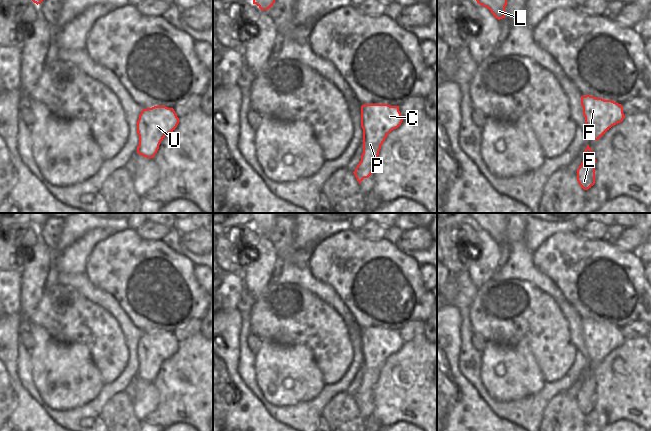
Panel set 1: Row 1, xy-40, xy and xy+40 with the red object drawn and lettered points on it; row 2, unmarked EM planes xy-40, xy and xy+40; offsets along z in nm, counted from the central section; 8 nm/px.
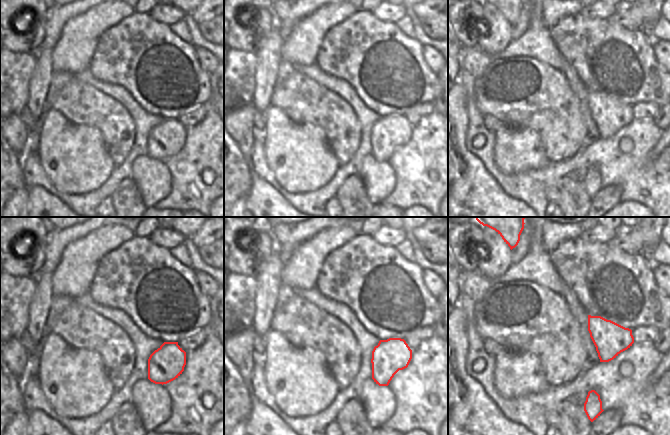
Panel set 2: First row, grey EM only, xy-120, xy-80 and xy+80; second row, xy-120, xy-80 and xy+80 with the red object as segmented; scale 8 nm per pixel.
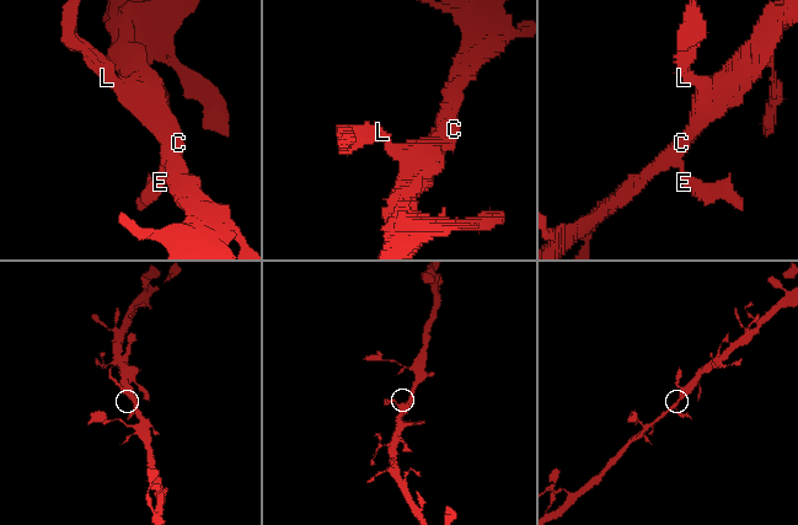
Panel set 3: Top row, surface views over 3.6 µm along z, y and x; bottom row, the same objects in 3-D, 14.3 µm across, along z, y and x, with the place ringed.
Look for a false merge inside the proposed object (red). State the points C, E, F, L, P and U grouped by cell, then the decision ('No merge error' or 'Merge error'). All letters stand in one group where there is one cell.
Groups: C E F L P U. No merge error.

